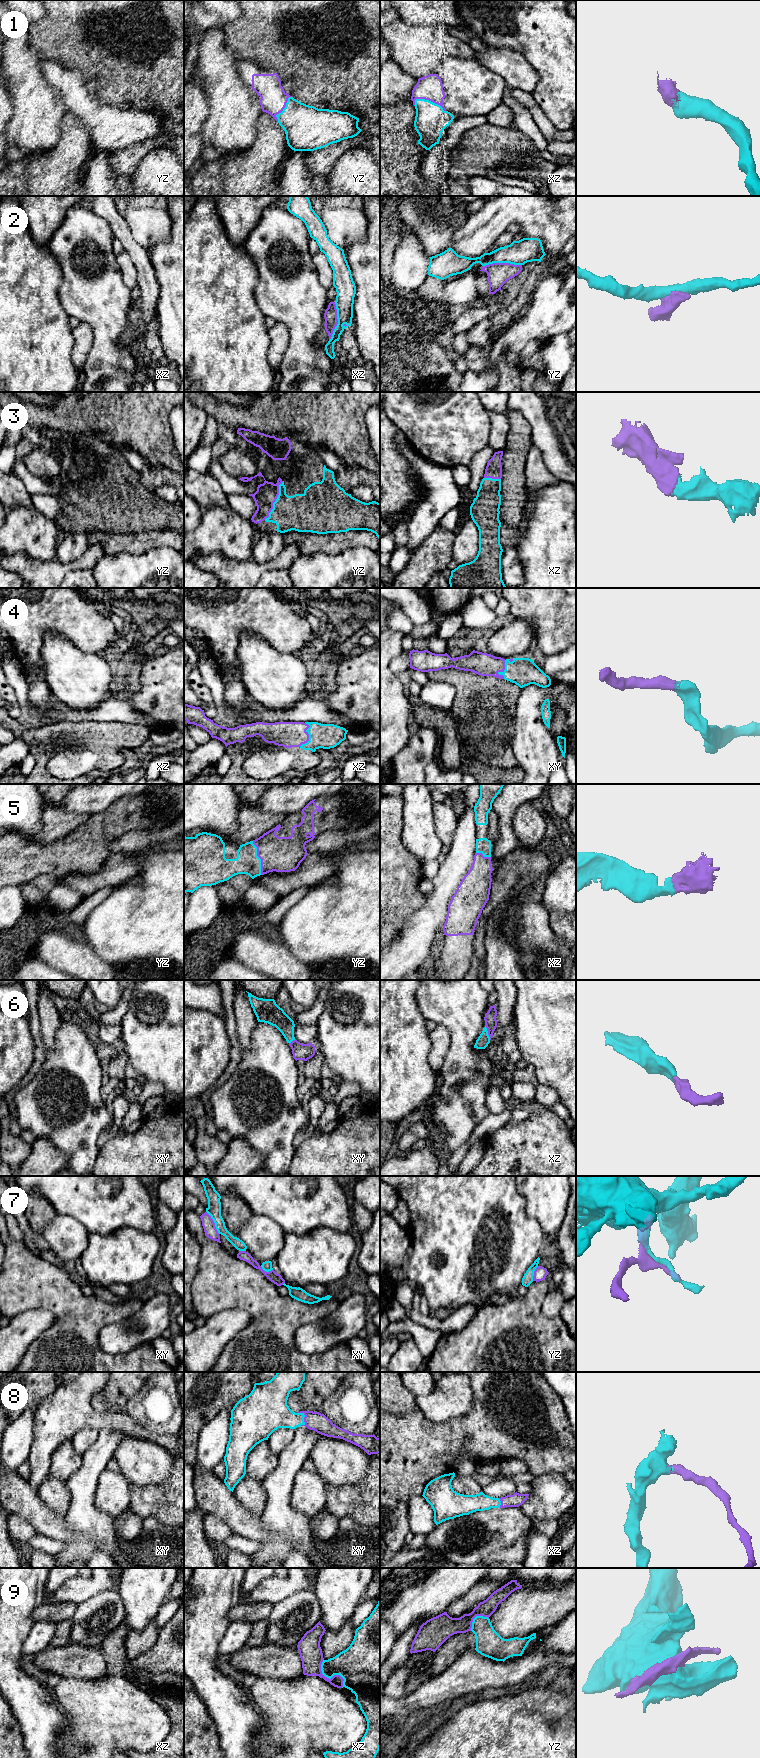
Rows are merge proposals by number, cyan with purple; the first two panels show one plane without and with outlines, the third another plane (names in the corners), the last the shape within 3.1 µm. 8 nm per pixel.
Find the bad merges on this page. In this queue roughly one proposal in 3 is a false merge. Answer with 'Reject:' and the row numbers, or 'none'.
Reject: 2, 7, 9

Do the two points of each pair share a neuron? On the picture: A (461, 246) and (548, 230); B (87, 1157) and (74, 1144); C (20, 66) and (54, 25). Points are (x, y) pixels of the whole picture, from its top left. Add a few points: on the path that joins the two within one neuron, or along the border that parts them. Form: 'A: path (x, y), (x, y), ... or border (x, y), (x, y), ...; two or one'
A: path (483, 228), (495, 217), (526, 217); one
B: path (84, 1154), (77, 1147); one
C: border (30, 41), (39, 52); two

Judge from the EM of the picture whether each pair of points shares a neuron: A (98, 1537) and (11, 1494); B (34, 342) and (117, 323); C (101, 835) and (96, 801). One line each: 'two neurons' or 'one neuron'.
A: two neurons
B: two neurons
C: two neurons

